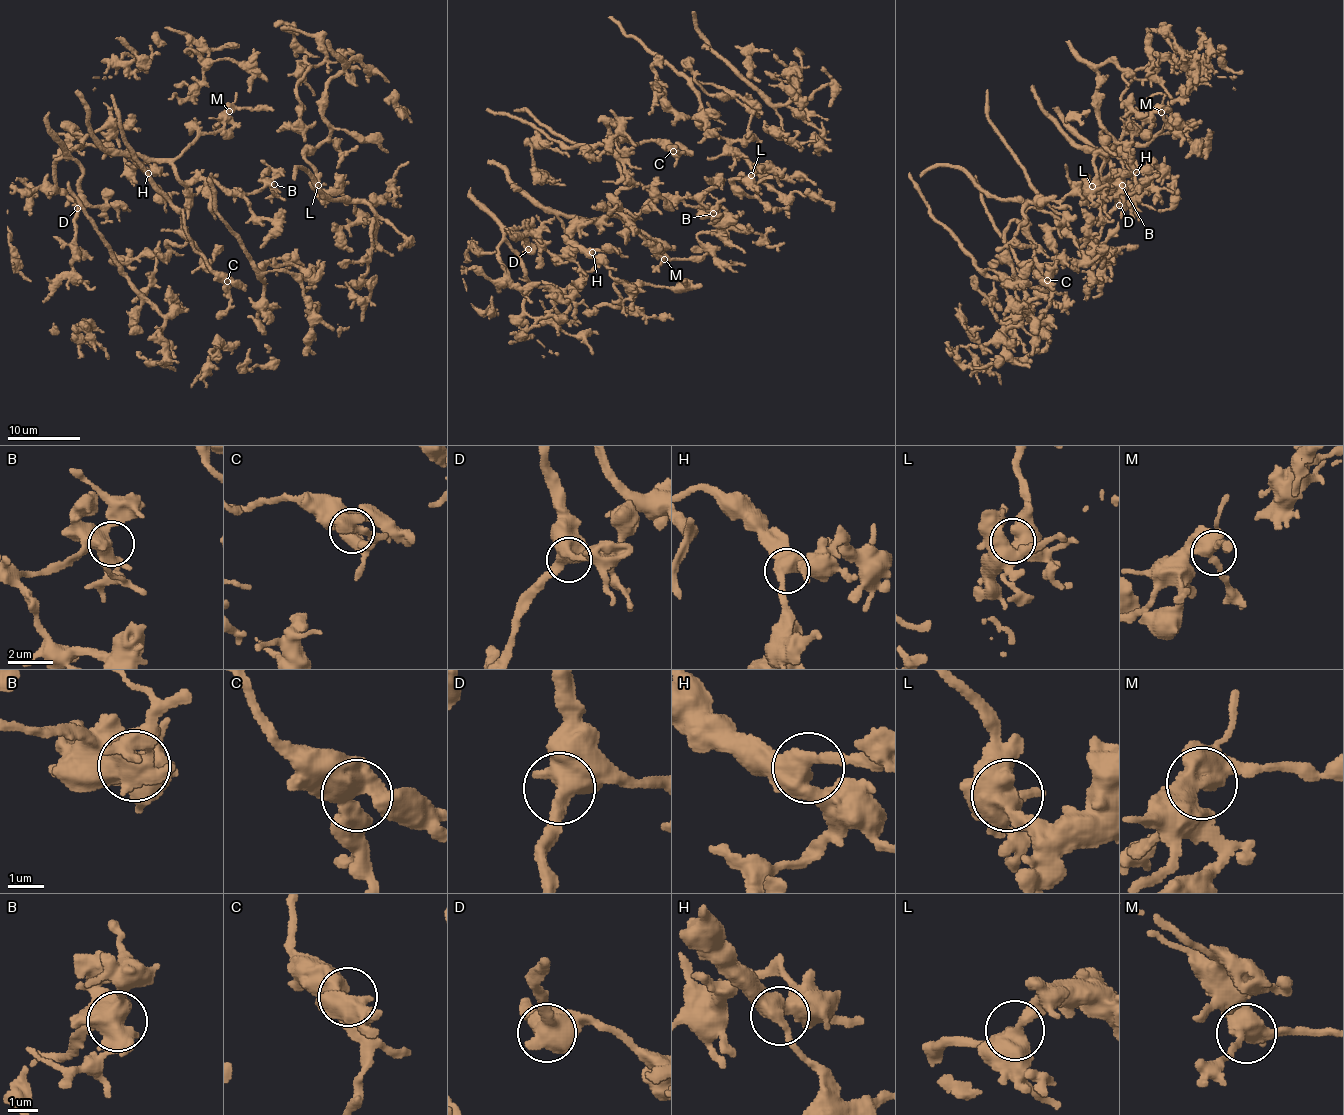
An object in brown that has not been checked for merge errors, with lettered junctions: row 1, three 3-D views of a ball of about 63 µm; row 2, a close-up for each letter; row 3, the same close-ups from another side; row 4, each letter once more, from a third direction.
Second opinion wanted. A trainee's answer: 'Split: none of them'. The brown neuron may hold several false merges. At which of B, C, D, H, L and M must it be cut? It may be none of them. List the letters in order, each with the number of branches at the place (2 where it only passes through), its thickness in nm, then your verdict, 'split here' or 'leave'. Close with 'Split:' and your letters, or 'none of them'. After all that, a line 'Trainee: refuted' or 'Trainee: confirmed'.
B: 4 branches meet; 500 nm thick; leave
C: 3 branches meet; 480 nm thick; leave
D: 2 branches meet; 700 nm thick; leave
H: 3 branches meet; 420 nm thick; leave
L: 2 branches meet; 650 nm thick; leave
M: 4 branches meet; 500 nm thick; leave
Split: none of them
Trainee: confirmed

